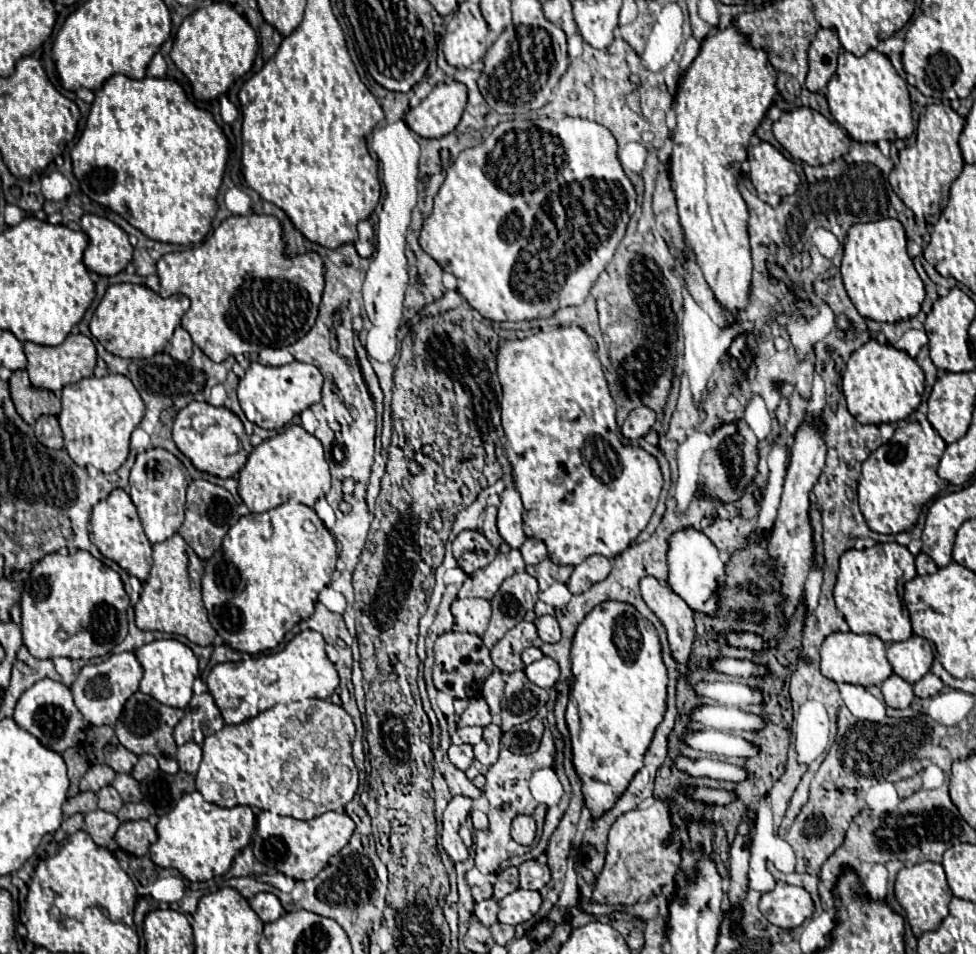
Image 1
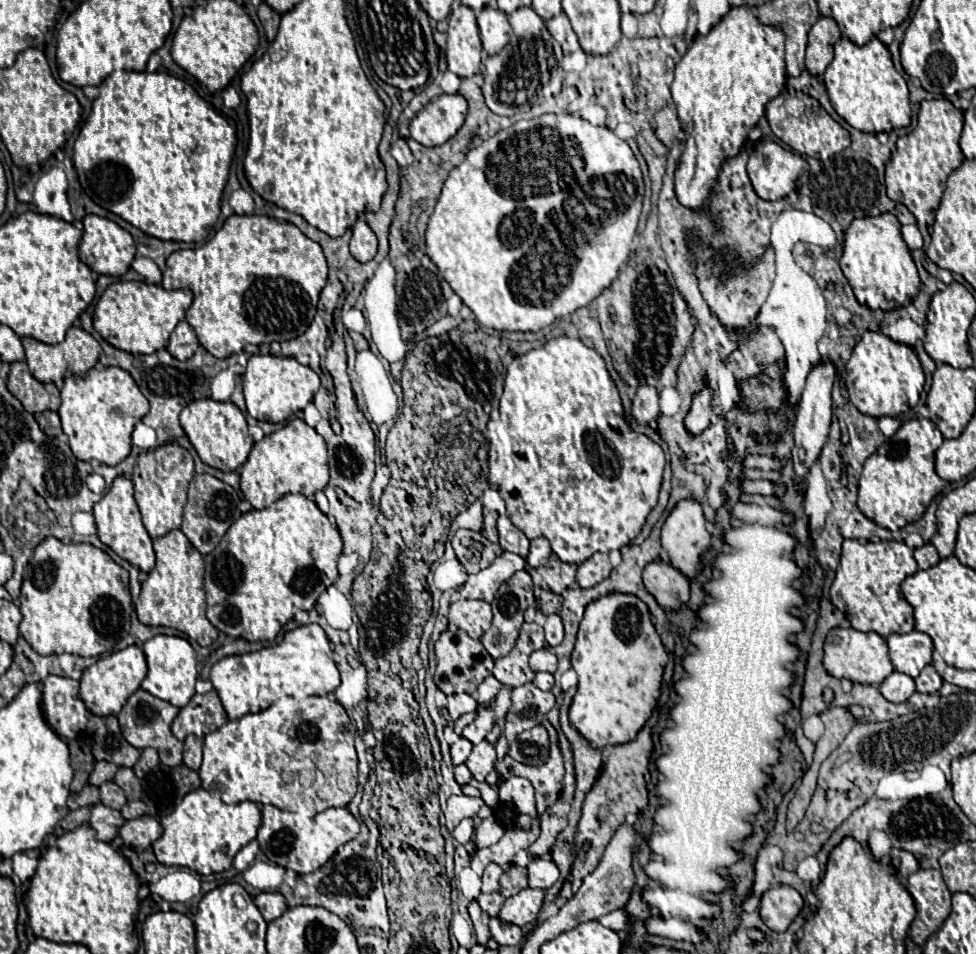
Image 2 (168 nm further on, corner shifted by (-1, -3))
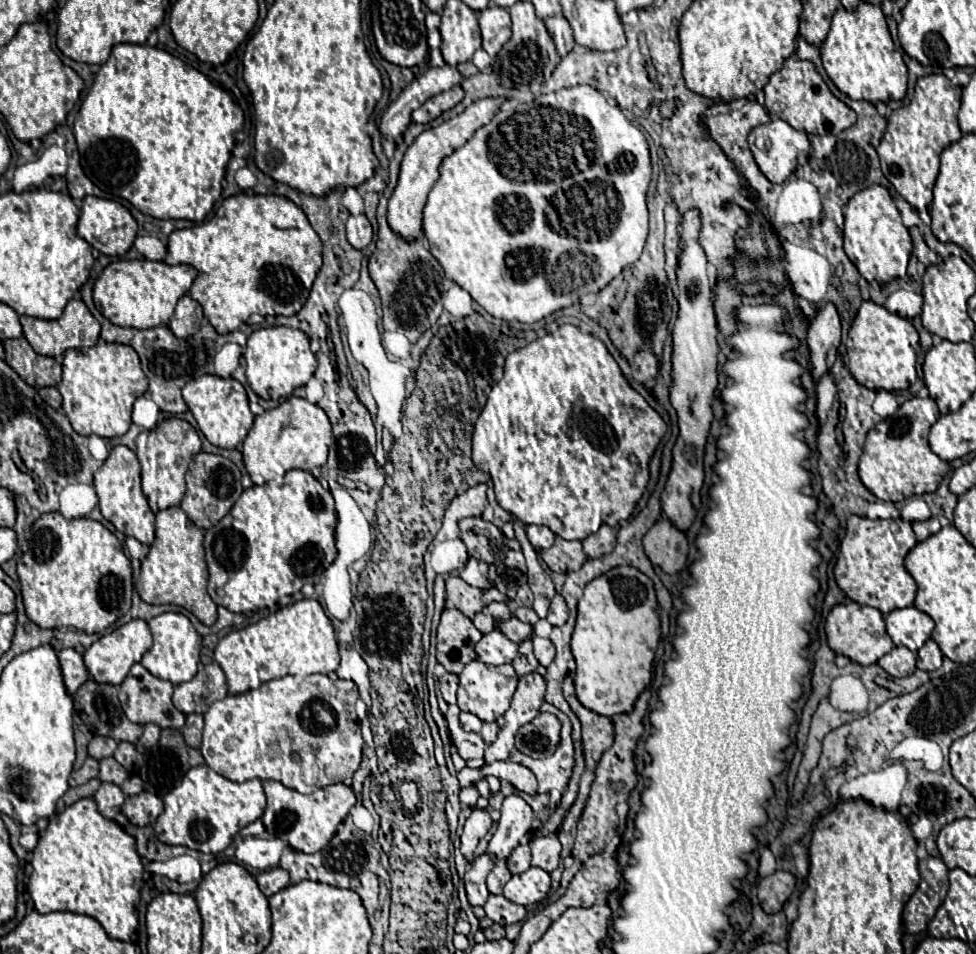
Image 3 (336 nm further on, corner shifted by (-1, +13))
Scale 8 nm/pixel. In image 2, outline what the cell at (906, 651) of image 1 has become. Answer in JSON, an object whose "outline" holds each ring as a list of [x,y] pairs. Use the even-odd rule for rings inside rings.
{"outline":[[[909,632],[909,634],[891,634],[887,638],[889,656],[897,672],[903,672],[911,678],[919,676],[919,672],[931,664],[933,642],[923,632]]]}

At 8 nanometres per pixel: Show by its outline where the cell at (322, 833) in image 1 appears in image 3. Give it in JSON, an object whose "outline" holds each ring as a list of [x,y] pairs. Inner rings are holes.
{"outline":[[[265,780],[263,788],[267,794],[267,808],[261,820],[267,832],[285,840],[291,848],[307,854],[319,852],[323,846],[327,846],[337,832],[337,824],[341,824],[349,810],[355,806],[355,794],[351,786],[341,782],[331,784],[327,788],[319,788],[311,794],[299,794],[277,780]]]}

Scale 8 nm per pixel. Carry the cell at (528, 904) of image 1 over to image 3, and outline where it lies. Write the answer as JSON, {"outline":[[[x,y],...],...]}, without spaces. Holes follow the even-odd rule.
{"outline":[[[531,866],[523,874],[515,874],[507,884],[503,896],[515,904],[529,906],[543,900],[551,890],[551,878],[545,870]]]}

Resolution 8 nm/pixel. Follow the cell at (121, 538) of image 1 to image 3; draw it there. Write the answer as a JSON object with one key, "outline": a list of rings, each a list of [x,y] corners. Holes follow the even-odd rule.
{"outline":[[[115,446],[103,466],[95,472],[95,490],[99,496],[101,514],[125,536],[137,538],[141,544],[153,542],[153,528],[155,528],[155,514],[151,512],[147,498],[141,490],[141,466],[133,450],[127,446]]]}

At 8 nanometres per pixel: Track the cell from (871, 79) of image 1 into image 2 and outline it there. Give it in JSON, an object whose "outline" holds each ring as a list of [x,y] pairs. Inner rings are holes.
{"outline":[[[841,38],[835,44],[835,58],[825,70],[823,82],[835,112],[859,132],[879,134],[895,128],[907,128],[911,124],[907,82],[895,70],[887,46],[877,38],[865,46],[855,46],[847,38]]]}

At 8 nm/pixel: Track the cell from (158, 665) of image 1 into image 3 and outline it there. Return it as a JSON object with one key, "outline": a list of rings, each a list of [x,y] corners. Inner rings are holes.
{"outline":[[[165,612],[149,620],[149,628],[153,634],[153,646],[143,654],[141,664],[157,678],[169,680],[171,684],[181,684],[191,680],[197,674],[199,652],[201,652],[201,636],[193,628],[191,620],[181,612]]]}

